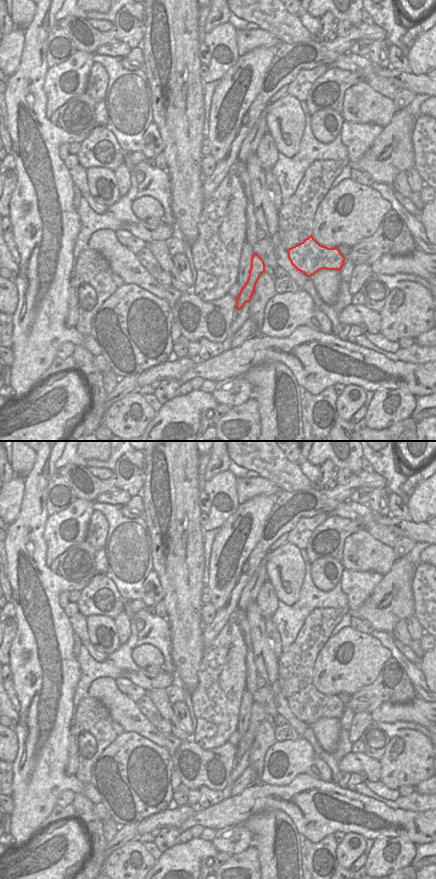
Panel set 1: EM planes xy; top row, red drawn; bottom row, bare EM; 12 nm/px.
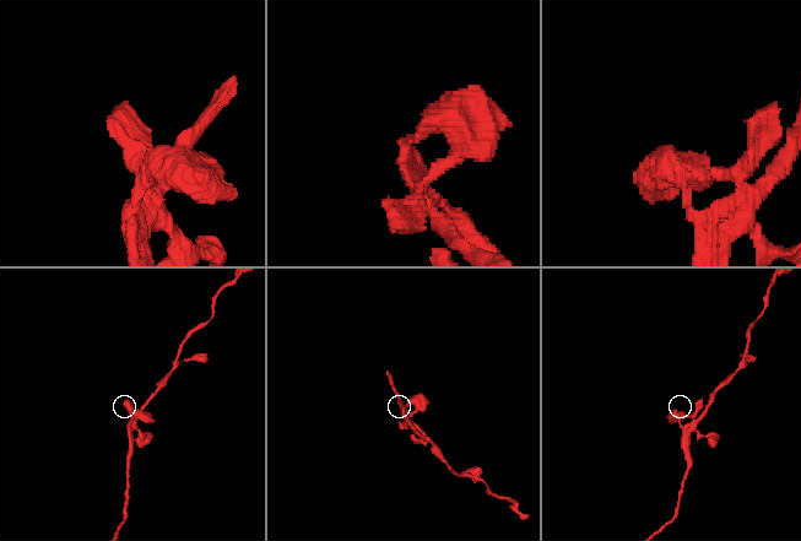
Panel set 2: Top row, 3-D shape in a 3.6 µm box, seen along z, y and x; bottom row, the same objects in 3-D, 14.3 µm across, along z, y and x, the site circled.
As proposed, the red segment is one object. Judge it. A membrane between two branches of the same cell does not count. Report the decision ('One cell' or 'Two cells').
One cell.

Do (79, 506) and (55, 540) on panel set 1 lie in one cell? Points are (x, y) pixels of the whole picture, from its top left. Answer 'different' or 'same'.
same

